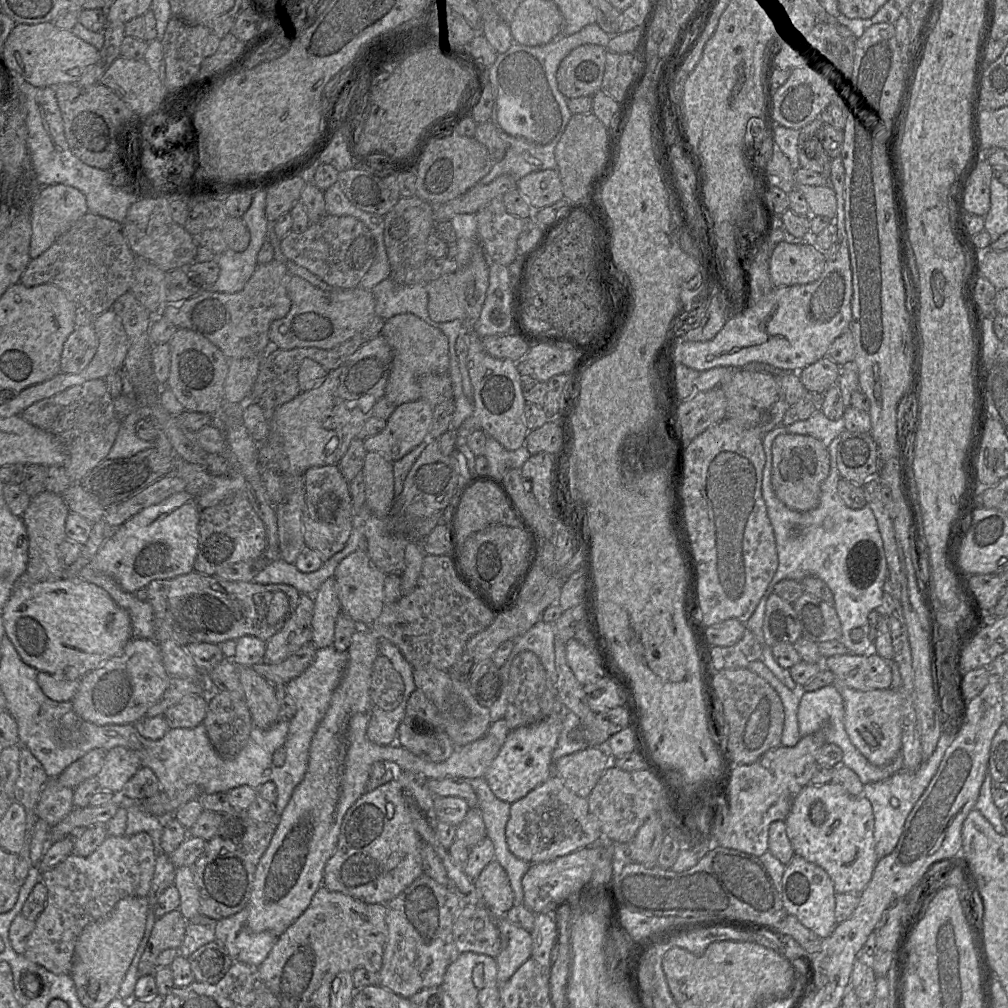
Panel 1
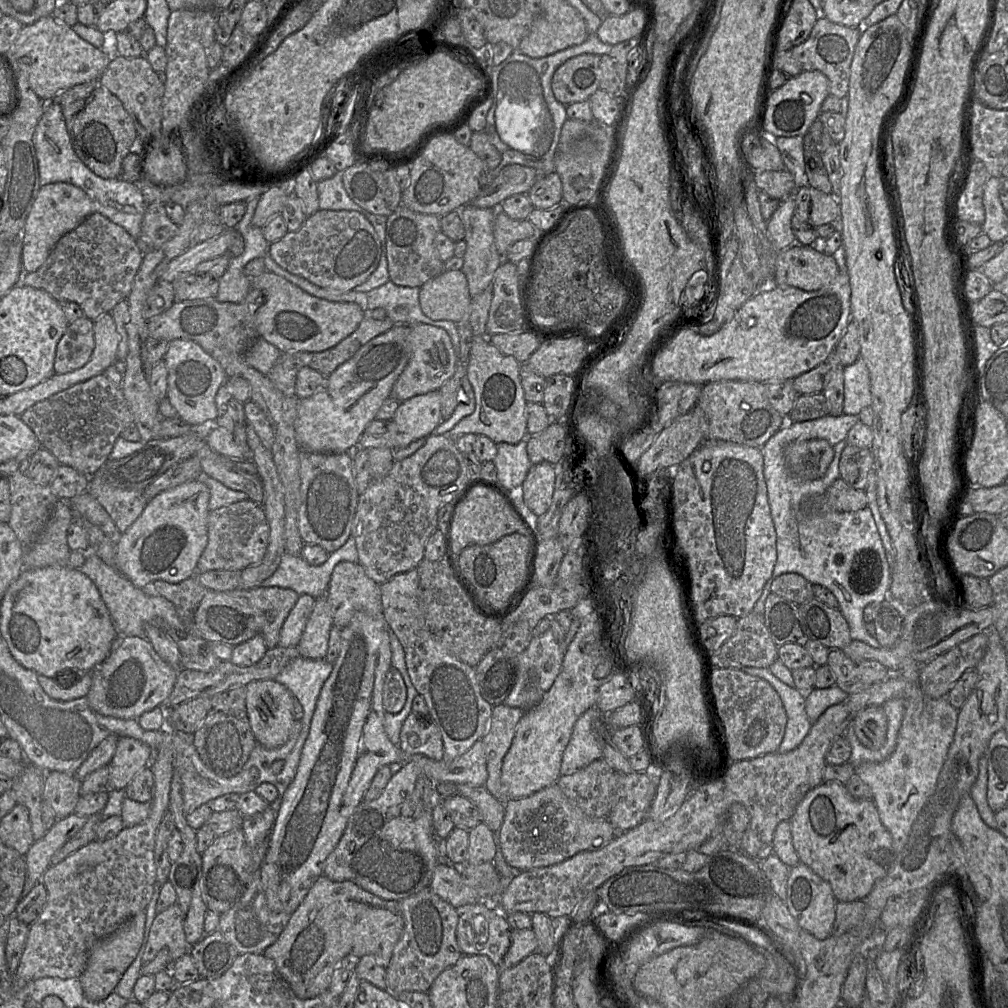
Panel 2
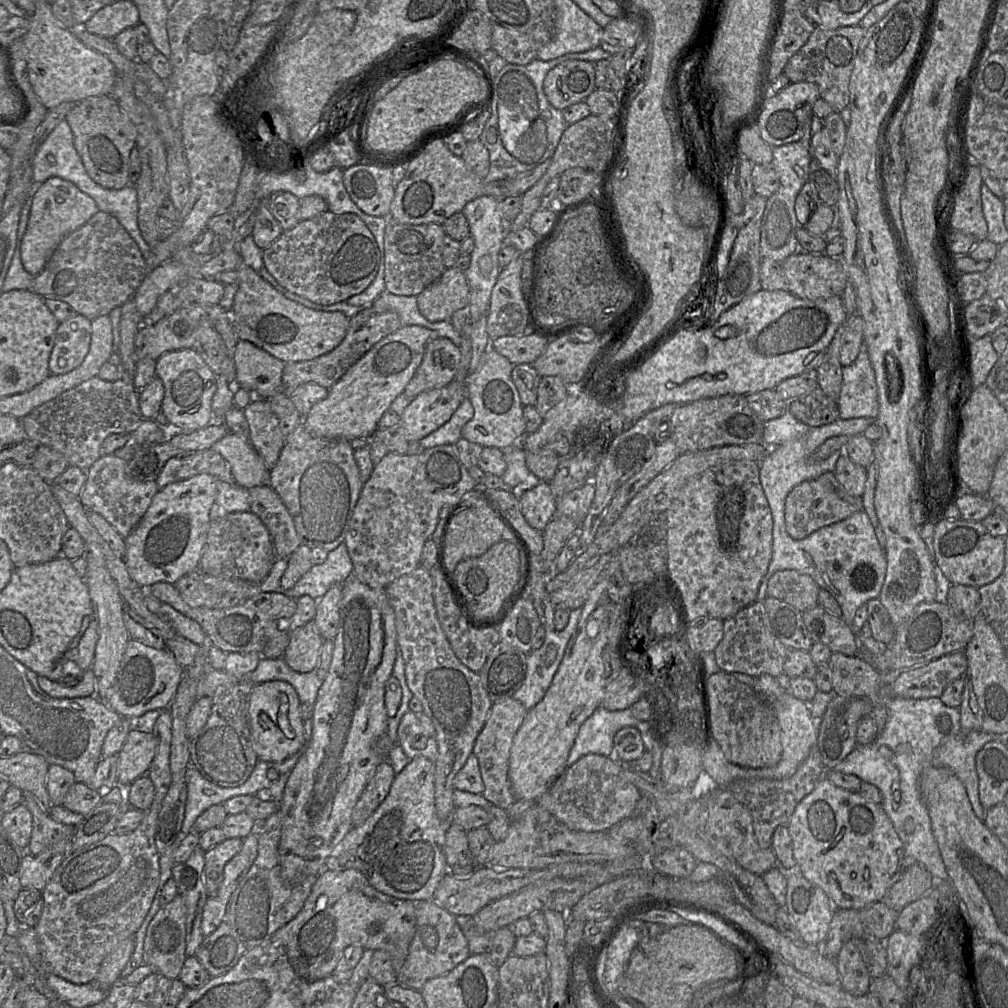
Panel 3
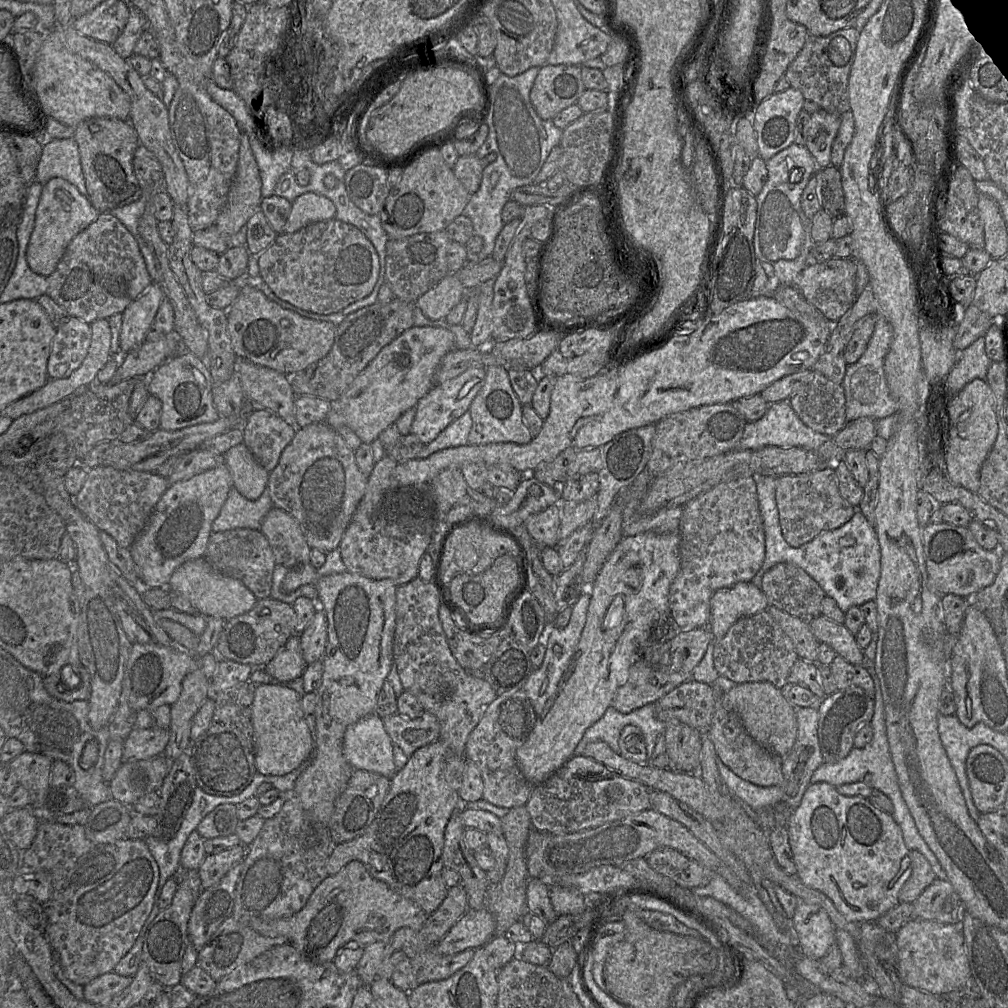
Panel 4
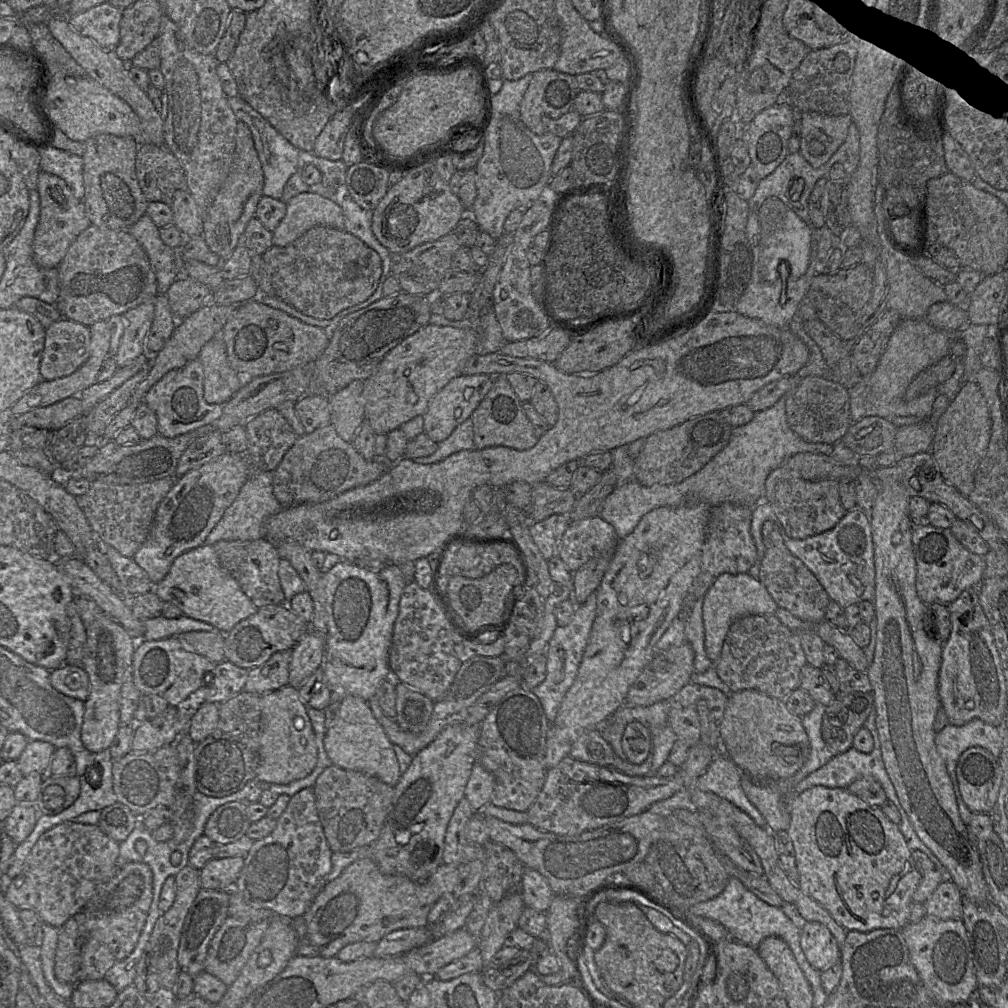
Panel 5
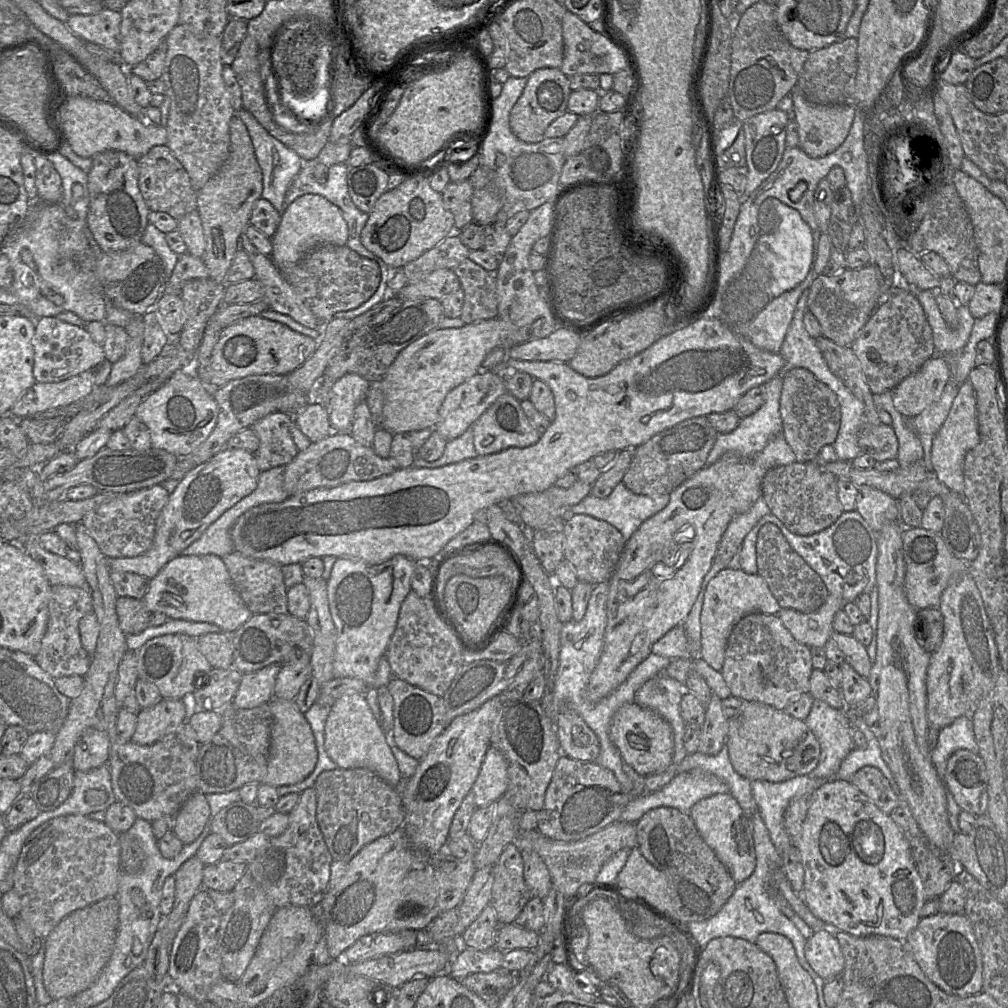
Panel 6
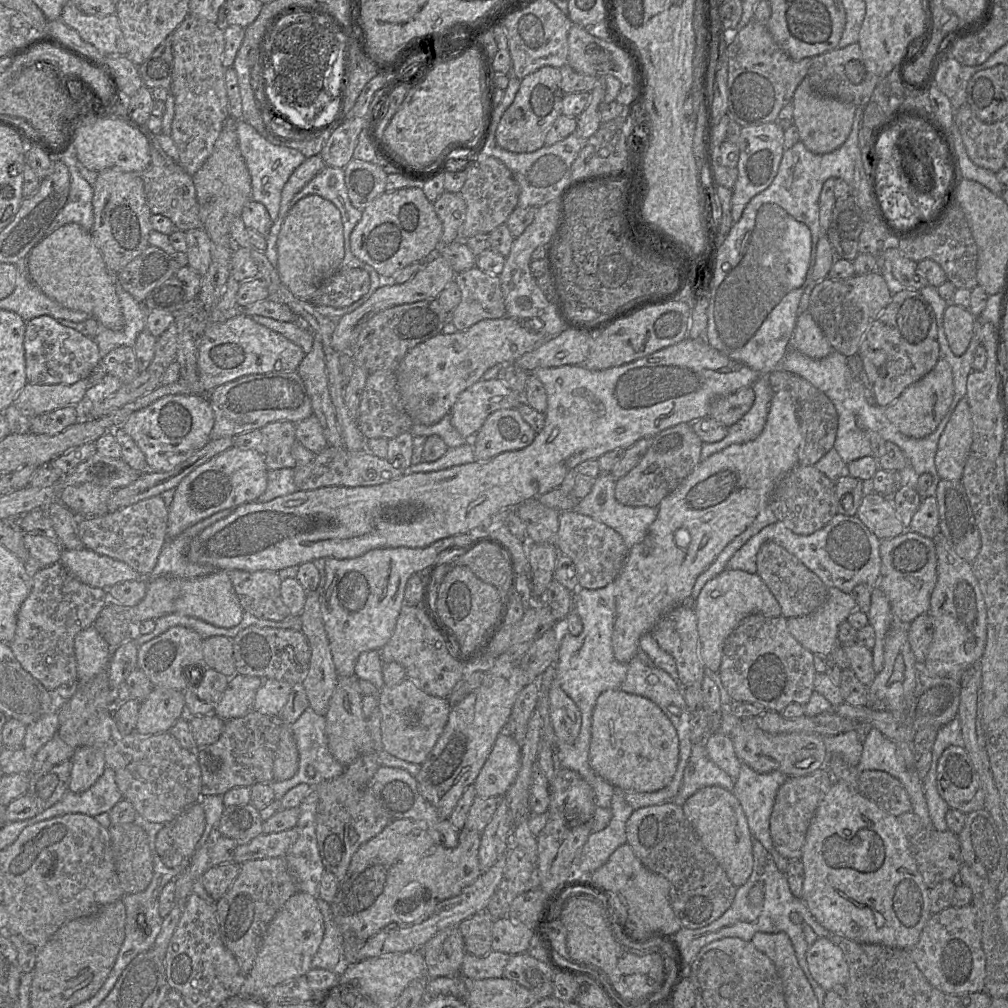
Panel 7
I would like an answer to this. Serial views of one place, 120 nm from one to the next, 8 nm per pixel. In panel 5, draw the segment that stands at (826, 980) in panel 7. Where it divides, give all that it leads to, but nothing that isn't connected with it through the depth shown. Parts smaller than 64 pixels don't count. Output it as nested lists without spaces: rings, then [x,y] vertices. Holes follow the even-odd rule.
[[[806,922],[801,930],[800,945],[808,962],[819,972],[841,962],[841,953],[835,937],[819,922]]]

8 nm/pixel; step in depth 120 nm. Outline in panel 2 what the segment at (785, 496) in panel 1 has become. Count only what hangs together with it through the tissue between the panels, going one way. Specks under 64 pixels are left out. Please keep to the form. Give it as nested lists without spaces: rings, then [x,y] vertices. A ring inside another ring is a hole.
[[[824,439],[792,442],[784,450],[786,469],[800,481],[822,478],[833,458],[834,448]]]

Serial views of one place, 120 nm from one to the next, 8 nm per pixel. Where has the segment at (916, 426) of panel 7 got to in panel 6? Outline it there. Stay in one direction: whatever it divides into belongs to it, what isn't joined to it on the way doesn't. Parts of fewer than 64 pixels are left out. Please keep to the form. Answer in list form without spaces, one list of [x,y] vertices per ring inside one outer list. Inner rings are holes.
[[[935,349],[935,355],[893,389],[895,409],[908,418],[919,415],[940,399],[949,379],[949,365]]]

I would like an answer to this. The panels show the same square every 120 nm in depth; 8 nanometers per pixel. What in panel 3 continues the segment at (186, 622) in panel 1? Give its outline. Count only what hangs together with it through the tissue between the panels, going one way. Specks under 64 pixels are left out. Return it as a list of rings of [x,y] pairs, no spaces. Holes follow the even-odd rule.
[[[157,582],[150,586],[151,594],[162,603],[171,605],[183,615],[196,621],[204,630],[210,645],[226,653],[256,652],[262,658],[277,659],[283,656],[289,643],[289,623],[296,610],[296,600],[282,593],[260,592],[236,606],[218,609],[191,607],[181,597],[175,585]]]

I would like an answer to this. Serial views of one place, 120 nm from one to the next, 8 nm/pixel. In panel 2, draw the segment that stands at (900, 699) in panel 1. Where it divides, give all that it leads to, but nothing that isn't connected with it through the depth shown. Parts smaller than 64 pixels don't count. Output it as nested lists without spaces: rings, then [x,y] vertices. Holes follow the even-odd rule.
[[[882,706],[862,710],[852,721],[860,743],[868,749],[880,749],[886,742],[887,716]]]

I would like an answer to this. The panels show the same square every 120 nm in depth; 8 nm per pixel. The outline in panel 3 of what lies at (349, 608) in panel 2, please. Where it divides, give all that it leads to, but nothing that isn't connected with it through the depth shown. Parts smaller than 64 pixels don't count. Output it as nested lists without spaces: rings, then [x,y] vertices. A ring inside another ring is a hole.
[[[334,584],[326,594],[317,601],[313,621],[324,640],[334,639],[337,634],[341,596],[342,584]]]

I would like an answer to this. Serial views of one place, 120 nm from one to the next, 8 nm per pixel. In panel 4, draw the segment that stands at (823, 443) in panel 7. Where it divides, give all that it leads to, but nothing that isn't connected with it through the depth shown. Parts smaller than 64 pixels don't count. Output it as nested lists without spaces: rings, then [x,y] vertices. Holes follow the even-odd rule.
[[[819,372],[790,398],[790,405],[801,421],[813,431],[835,436],[847,423],[845,417],[845,393],[842,385],[836,384]]]

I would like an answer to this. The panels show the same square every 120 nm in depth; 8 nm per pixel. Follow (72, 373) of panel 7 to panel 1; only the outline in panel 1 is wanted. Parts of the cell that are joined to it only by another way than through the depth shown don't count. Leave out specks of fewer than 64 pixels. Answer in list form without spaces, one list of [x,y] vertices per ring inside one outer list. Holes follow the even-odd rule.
[[[92,324],[76,326],[64,343],[60,369],[62,373],[80,373],[94,357],[98,339]]]

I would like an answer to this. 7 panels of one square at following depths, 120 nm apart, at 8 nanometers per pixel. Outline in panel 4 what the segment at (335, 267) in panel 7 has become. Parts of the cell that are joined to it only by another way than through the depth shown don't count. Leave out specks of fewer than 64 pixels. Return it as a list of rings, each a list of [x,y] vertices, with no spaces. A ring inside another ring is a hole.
[[[307,192],[292,202],[291,212],[284,226],[283,233],[294,233],[319,221],[335,217],[336,207],[327,197]]]

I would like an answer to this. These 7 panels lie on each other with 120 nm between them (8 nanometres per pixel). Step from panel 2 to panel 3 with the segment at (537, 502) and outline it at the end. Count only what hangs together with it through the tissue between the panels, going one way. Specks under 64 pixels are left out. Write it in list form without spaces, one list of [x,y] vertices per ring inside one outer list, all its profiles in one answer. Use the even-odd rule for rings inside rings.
[[[548,482],[518,491],[521,511],[526,521],[536,530],[544,531],[557,513],[557,500]]]

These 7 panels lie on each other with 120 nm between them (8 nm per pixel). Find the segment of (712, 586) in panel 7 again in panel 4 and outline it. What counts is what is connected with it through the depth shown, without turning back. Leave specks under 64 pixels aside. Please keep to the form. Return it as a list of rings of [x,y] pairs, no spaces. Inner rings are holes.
[[[752,581],[717,590],[710,600],[709,630],[714,641],[721,640],[739,619],[765,611],[768,607],[762,589]]]

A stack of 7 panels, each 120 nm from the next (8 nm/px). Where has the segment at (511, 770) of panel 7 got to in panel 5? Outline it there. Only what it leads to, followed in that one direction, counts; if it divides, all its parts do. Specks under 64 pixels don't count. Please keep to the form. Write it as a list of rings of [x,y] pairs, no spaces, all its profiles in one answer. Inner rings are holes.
[[[476,761],[464,791],[464,797],[474,812],[490,802],[494,786],[494,776]]]

